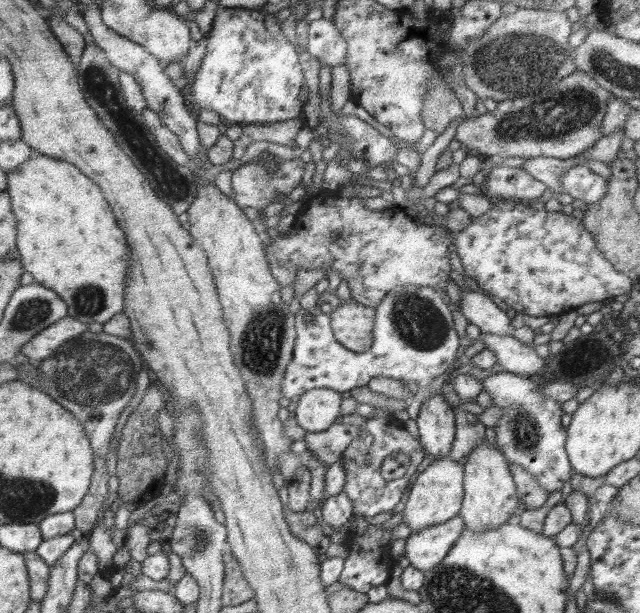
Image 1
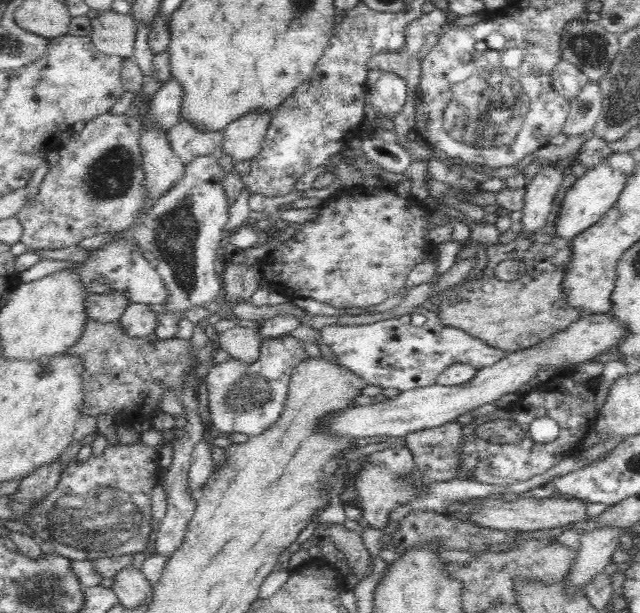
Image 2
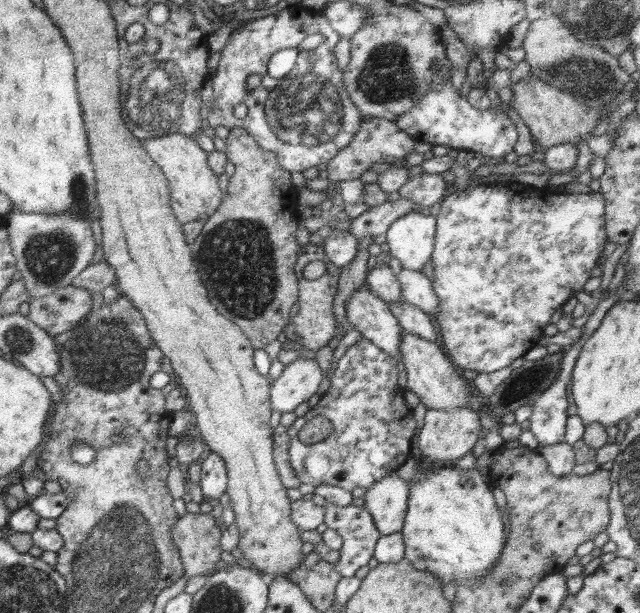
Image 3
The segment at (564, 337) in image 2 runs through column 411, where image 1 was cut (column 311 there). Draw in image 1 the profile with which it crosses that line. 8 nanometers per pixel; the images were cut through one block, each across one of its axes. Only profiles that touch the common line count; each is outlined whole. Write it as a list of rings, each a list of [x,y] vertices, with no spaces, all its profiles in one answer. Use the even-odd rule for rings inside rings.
[[[328,388],[307,390],[300,396],[295,410],[298,426],[306,432],[328,430],[340,416],[342,395]]]

